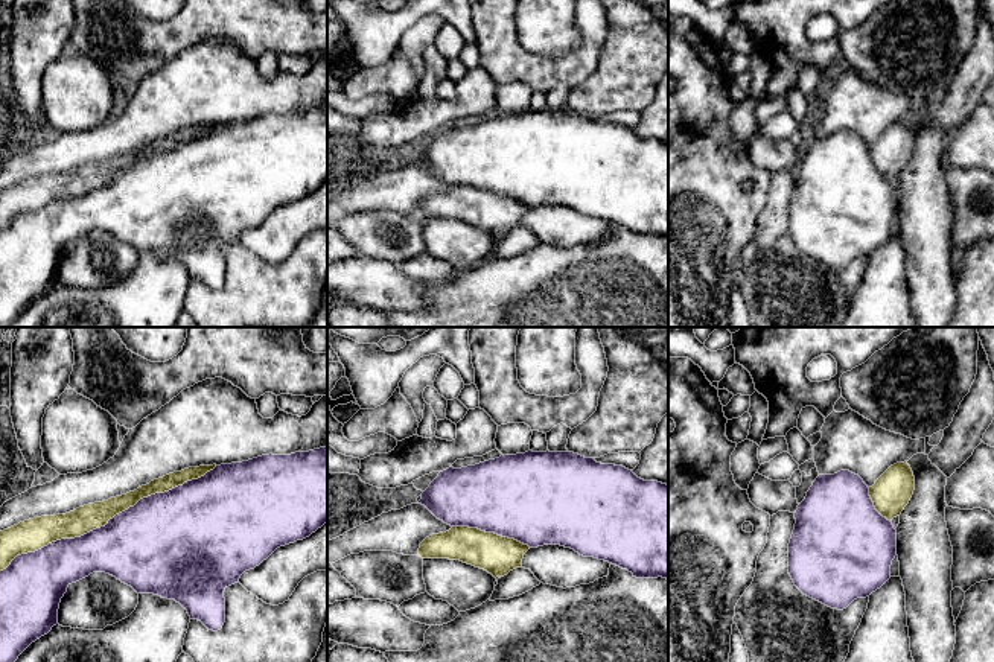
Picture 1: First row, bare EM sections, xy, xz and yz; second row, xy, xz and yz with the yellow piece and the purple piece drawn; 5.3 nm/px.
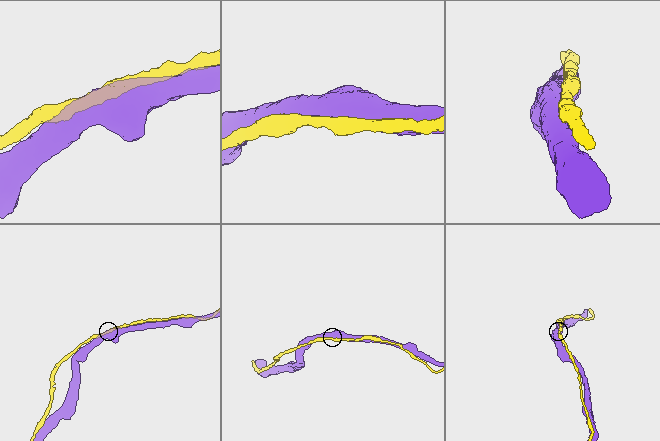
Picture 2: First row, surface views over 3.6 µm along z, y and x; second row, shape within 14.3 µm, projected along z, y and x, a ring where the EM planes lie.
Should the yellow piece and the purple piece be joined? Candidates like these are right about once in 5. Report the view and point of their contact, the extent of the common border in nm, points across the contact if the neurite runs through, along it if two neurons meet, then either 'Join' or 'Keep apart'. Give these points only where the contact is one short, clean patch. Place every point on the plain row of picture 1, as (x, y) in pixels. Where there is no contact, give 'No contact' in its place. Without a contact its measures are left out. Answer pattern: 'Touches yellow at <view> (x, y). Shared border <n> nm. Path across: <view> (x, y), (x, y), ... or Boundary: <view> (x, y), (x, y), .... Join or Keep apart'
Touches yellow at xy (108, 178). Shared border 1250 nm. Join

